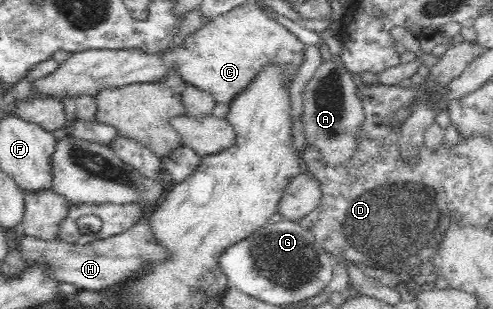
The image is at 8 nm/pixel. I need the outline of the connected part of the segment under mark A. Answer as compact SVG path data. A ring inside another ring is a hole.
M332 57L318 65L314 77L304 87L302 118L307 147L316 147L329 167L340 167L350 161L358 147L365 114L357 86L340 57L337 60Z

